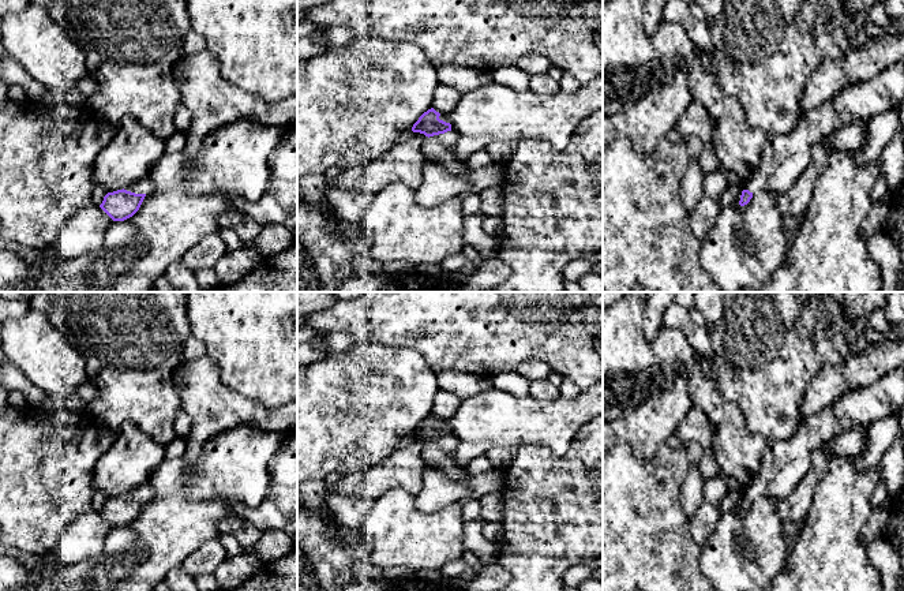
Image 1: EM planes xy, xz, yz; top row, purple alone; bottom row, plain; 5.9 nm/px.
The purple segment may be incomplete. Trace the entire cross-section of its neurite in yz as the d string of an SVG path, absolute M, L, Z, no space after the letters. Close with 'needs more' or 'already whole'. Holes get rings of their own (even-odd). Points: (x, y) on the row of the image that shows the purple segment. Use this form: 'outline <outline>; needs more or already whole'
outline M904 61L870 81L848 85L839 100L806 112L791 132L768 139L758 171L742 191L739 205L747 205L759 190L776 195L787 192L810 164L815 143L843 126L869 121L875 115L890 112L901 100Z; needs more

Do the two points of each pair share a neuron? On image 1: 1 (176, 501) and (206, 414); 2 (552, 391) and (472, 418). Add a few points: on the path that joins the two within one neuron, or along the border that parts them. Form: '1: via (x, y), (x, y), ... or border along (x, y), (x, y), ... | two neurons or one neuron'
1: border along (203, 444), (197, 463), (188, 474) | two neurons
2: border along (529, 393), (548, 399), (559, 396) | two neurons

